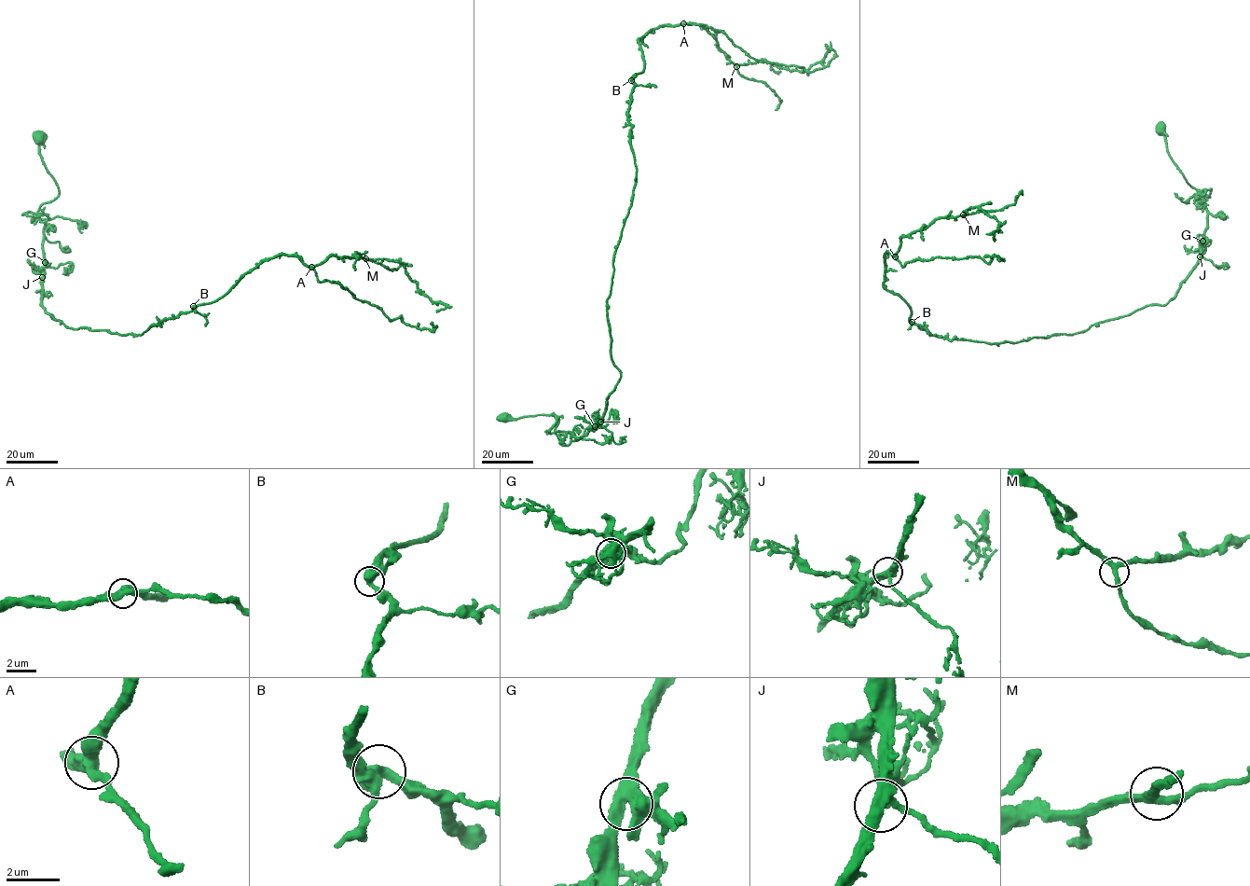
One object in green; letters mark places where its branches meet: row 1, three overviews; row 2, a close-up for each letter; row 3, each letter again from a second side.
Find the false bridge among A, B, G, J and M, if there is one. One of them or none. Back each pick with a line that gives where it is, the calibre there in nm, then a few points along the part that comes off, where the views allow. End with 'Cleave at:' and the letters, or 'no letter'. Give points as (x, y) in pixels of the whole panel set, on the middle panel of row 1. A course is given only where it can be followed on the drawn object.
Cleave at: no letter

